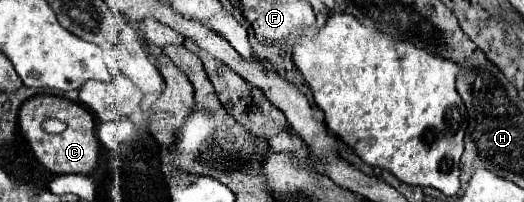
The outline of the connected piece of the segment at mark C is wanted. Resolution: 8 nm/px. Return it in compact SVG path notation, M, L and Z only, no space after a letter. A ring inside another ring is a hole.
M36 95L20 107L18 127L38 161L52 173L92 173L98 163L98 139L96 123L86 107L80 103L56 97L56 95ZM48 119L58 119L66 123L64 133L46 133L42 123Z

